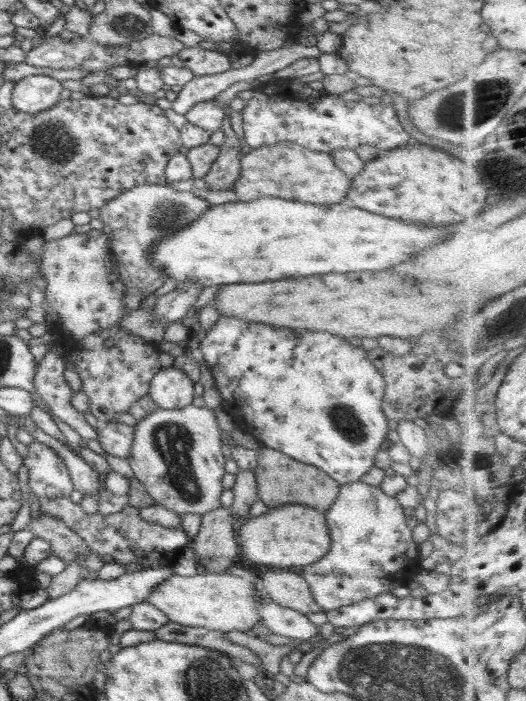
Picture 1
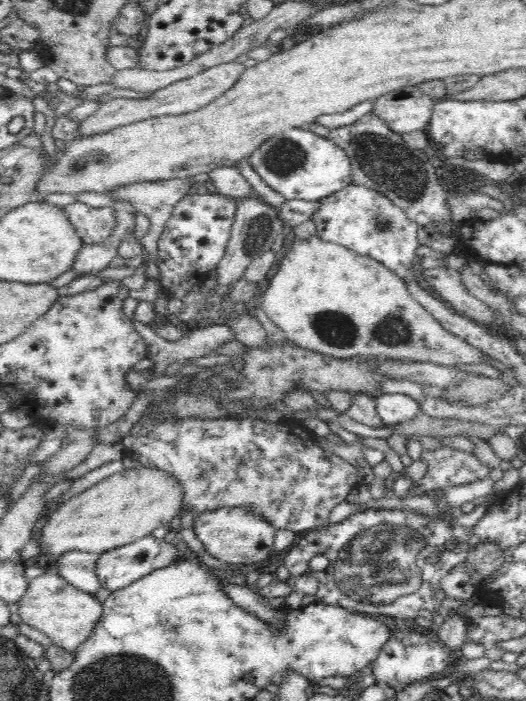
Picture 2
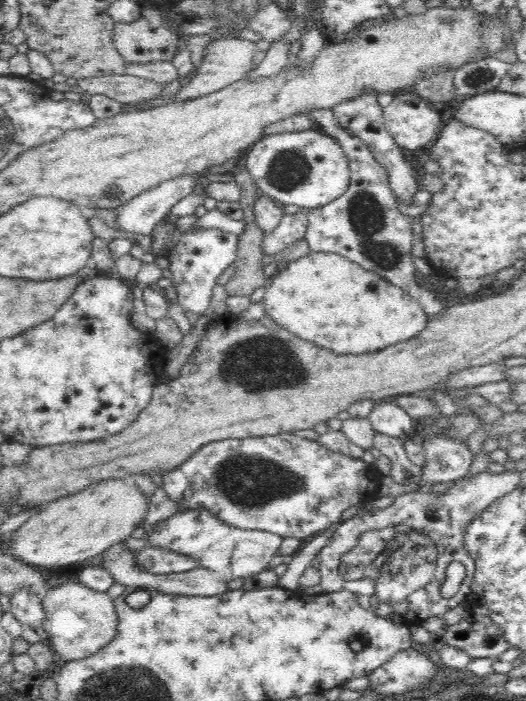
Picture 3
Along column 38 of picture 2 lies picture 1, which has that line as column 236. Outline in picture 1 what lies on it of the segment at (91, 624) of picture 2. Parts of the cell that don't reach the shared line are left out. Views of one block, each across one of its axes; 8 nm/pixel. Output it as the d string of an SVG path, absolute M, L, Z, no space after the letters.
M207 572L196 573L194 576L173 573L152 590L146 602L162 611L170 621L182 626L199 626L226 633L240 630L252 634L254 626L262 621L259 615L259 598L253 581L232 573Z

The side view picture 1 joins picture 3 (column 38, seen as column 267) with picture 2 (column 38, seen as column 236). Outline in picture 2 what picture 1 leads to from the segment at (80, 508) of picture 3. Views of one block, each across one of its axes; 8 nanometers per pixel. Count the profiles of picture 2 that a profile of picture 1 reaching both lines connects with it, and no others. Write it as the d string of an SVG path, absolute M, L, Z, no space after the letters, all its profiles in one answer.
M141 466L138 469L124 469L123 472L110 475L94 486L48 510L45 521L37 529L37 540L46 547L46 561L76 550L94 552L100 555L149 536L157 528L169 526L170 521L178 516L182 508L184 508L183 490L179 480L176 480L171 474L154 467Z

